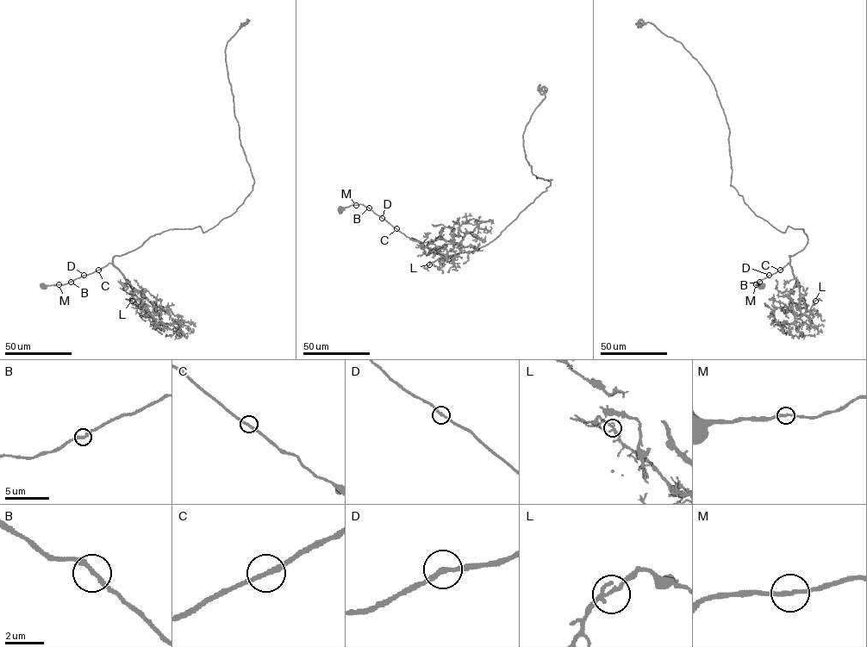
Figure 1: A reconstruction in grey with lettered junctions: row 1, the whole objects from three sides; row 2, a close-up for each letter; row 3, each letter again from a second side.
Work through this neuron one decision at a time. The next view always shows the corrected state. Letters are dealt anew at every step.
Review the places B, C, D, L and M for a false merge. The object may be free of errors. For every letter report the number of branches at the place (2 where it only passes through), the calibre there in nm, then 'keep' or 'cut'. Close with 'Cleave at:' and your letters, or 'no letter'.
B: branches 2; calibre 240 nm; keep
C: branches 2; calibre 240 nm; keep
D: branches 2; calibre 240 nm; keep
L: branches 2; calibre 220 nm; keep
M: branches 2; calibre 240 nm; keep
Cleave at: no letter

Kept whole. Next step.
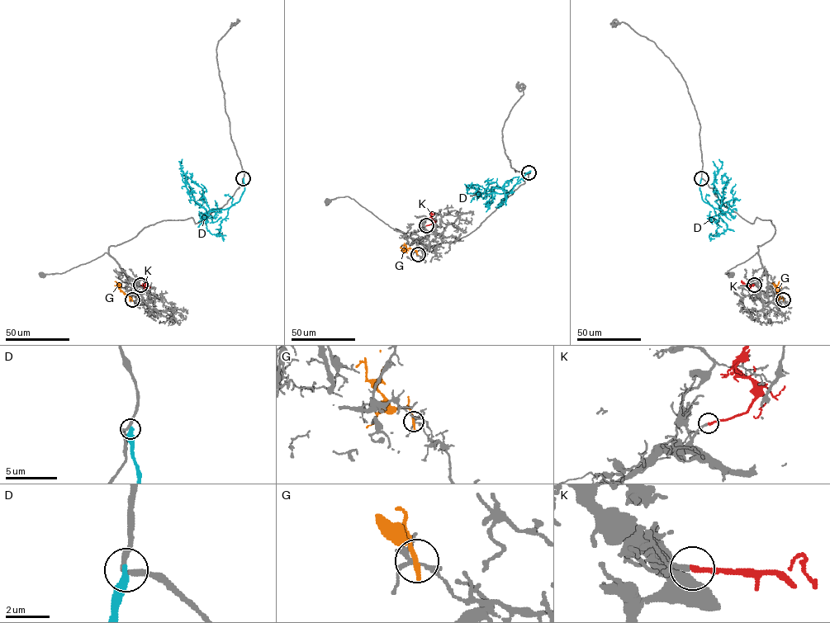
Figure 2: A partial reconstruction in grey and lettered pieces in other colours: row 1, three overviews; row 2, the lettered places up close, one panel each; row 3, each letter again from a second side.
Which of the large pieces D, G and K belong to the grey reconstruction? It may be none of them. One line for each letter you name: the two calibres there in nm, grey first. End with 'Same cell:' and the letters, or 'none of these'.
K: Thickness 240 nm (grey) against 240 nm
Same cell: K

